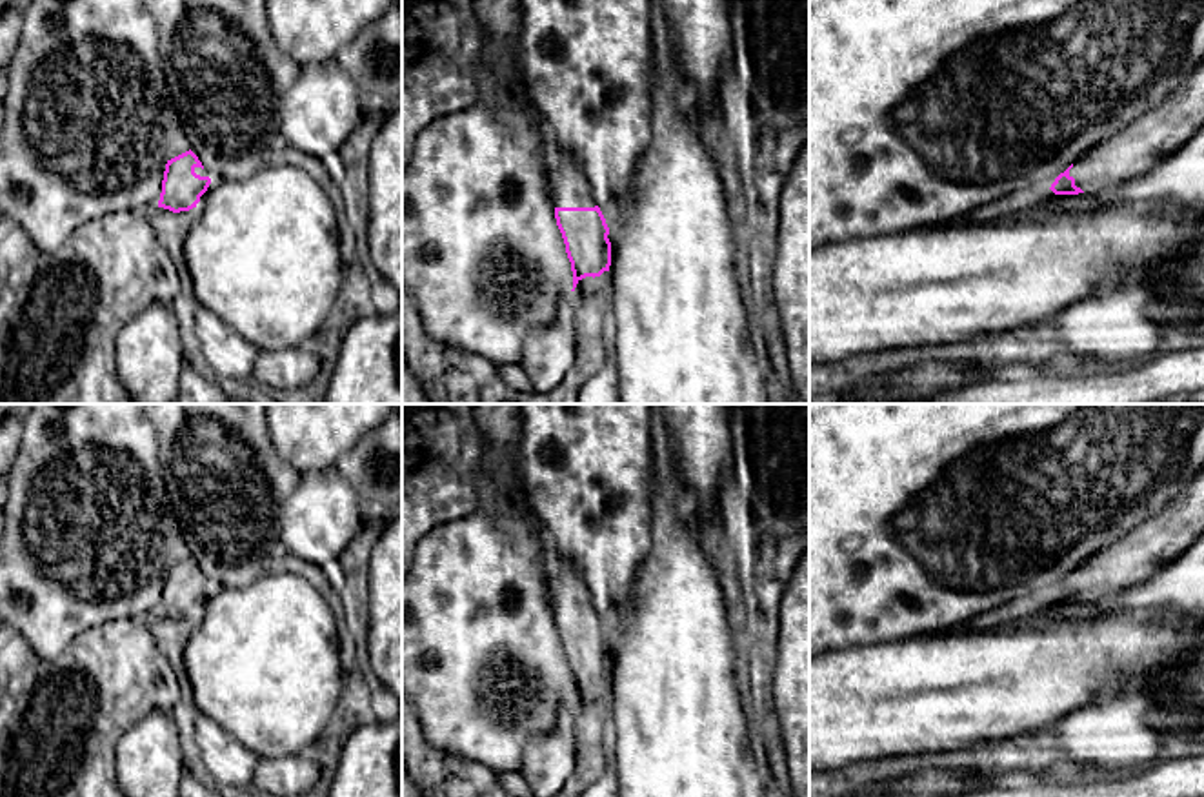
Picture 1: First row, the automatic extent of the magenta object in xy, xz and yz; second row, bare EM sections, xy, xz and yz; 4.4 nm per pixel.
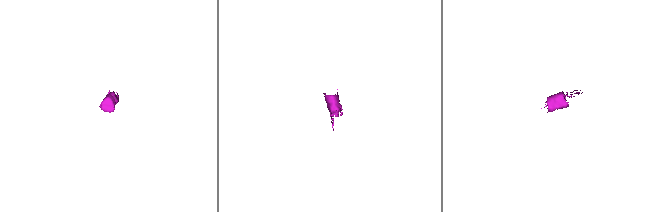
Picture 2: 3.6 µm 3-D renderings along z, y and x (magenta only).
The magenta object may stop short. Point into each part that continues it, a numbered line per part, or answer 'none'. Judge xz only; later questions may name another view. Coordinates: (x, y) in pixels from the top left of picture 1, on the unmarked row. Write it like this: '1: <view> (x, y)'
1: xz (570, 594)
2: xz (590, 697)

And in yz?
1: yz (1115, 572)

